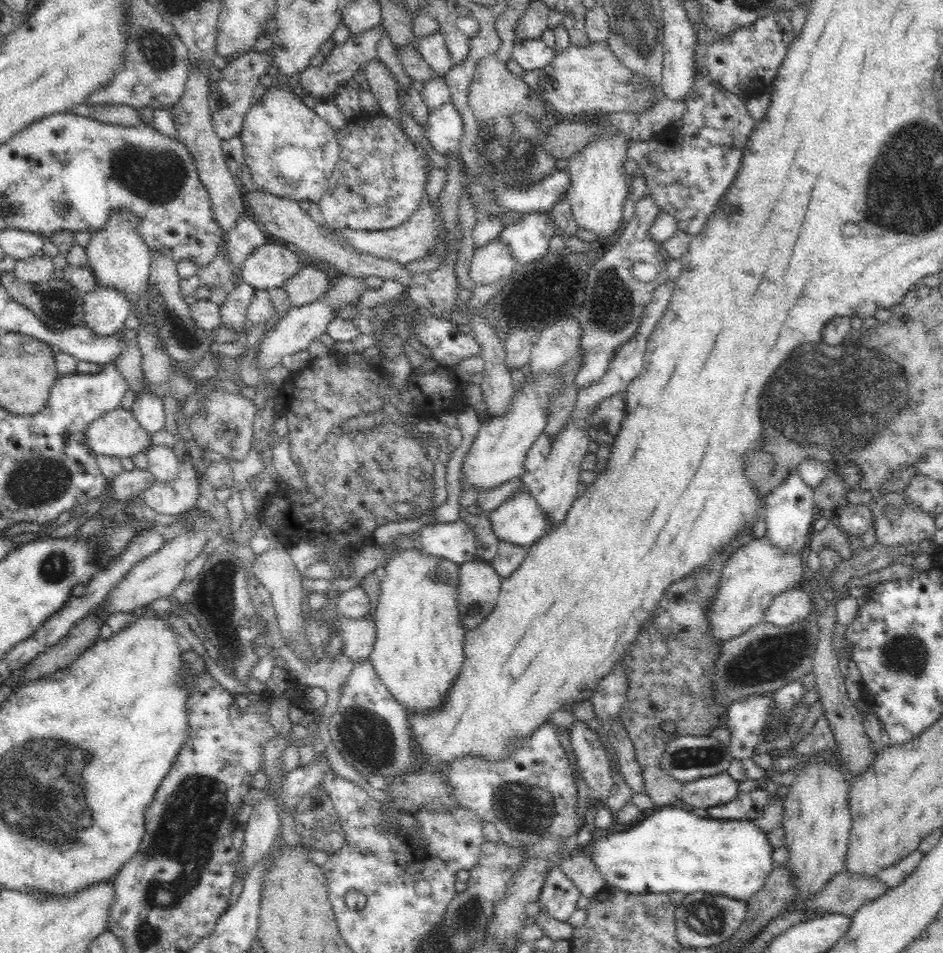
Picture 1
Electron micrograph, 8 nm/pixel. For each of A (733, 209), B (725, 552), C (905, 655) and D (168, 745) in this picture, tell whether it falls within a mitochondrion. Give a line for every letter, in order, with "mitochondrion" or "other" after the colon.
A: other
B: other
C: mitochondrion
D: other

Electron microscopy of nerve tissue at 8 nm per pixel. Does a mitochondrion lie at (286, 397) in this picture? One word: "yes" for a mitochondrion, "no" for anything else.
no

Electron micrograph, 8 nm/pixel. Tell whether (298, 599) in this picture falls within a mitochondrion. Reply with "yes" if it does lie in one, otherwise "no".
no

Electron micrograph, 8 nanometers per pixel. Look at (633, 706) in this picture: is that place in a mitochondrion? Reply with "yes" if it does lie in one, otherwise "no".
no

